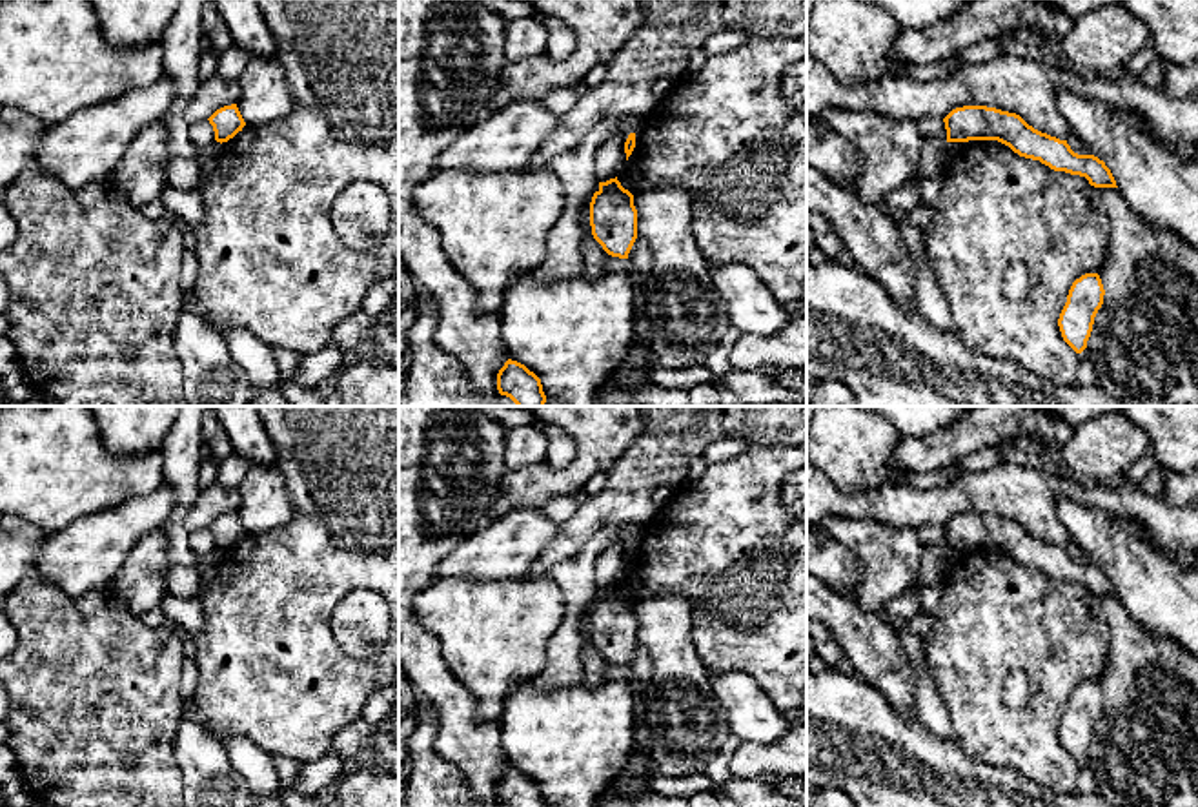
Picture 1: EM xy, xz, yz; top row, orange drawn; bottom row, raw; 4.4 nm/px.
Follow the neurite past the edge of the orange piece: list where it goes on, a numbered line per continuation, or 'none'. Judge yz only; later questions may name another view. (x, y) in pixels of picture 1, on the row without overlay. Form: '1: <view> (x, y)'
none

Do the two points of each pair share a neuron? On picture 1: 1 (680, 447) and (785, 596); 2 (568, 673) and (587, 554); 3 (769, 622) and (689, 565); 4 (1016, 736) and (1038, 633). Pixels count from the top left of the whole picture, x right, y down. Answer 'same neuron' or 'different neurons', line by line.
1: different neurons
2: same neuron
3: same neuron
4: same neuron

